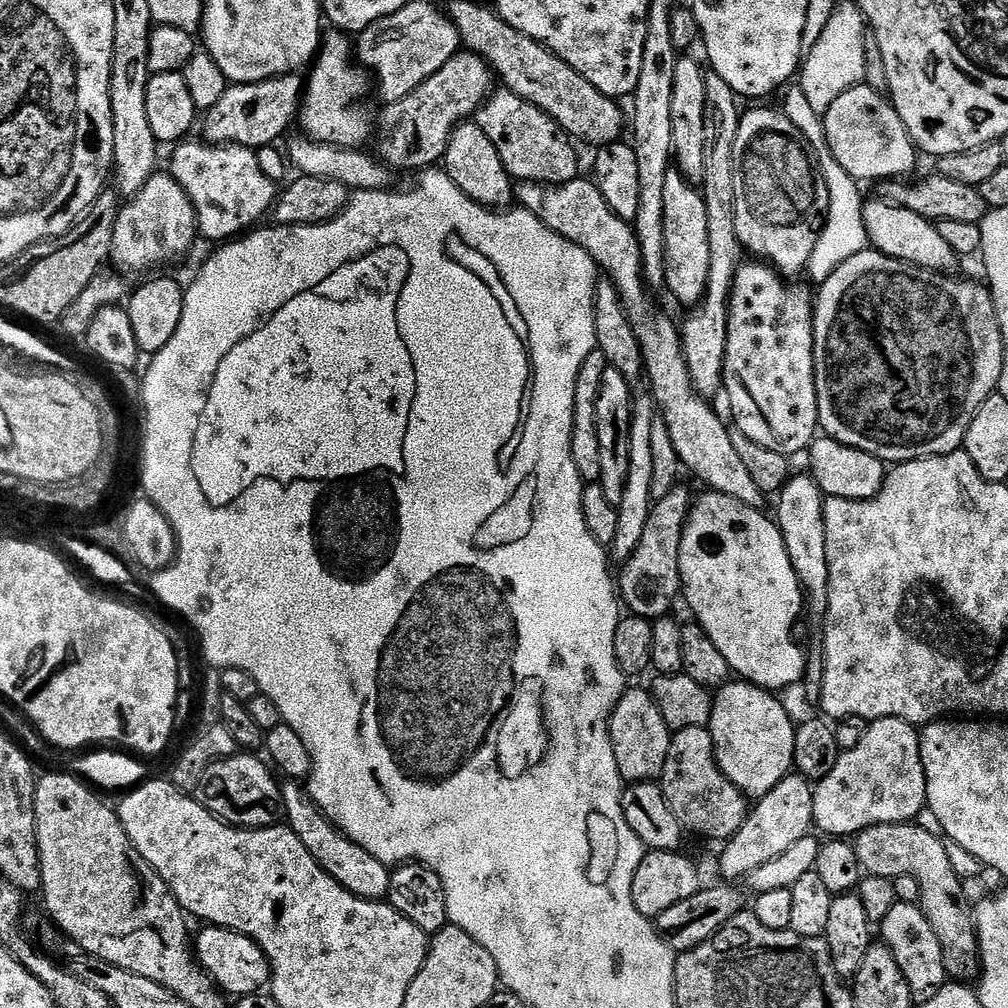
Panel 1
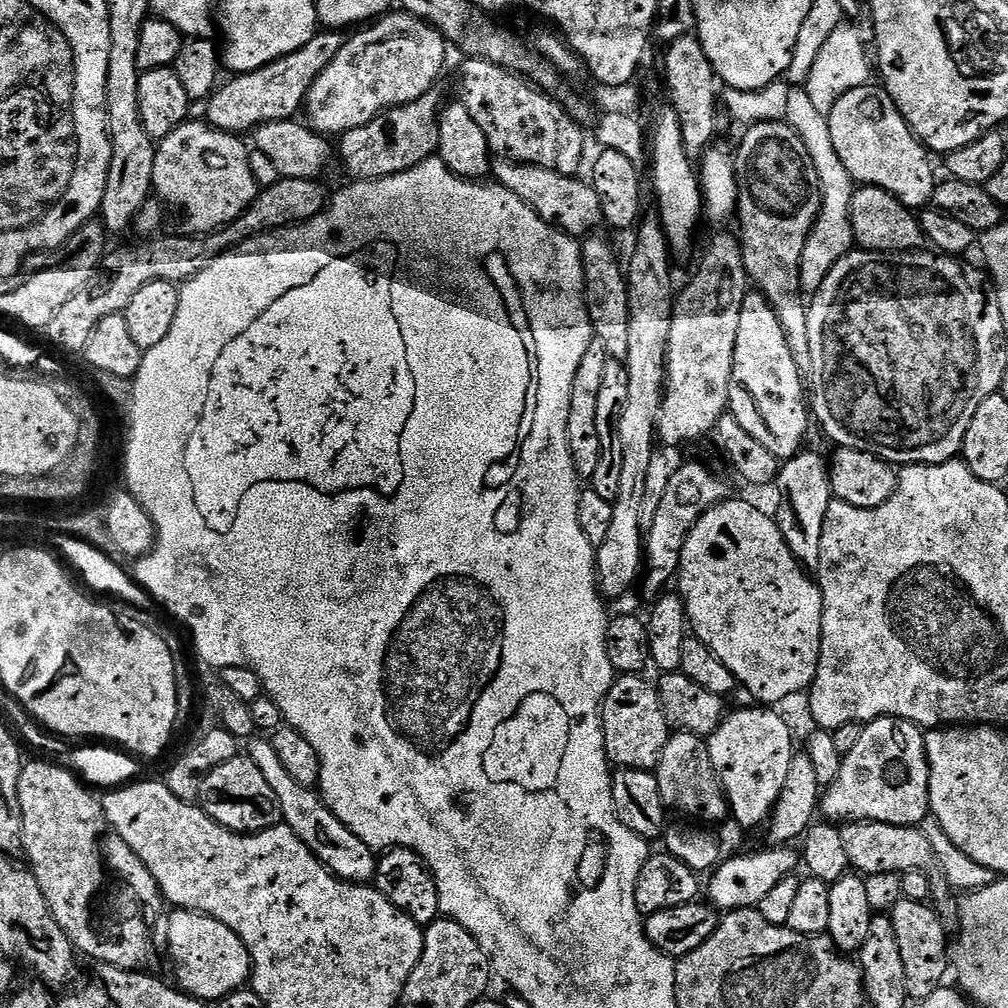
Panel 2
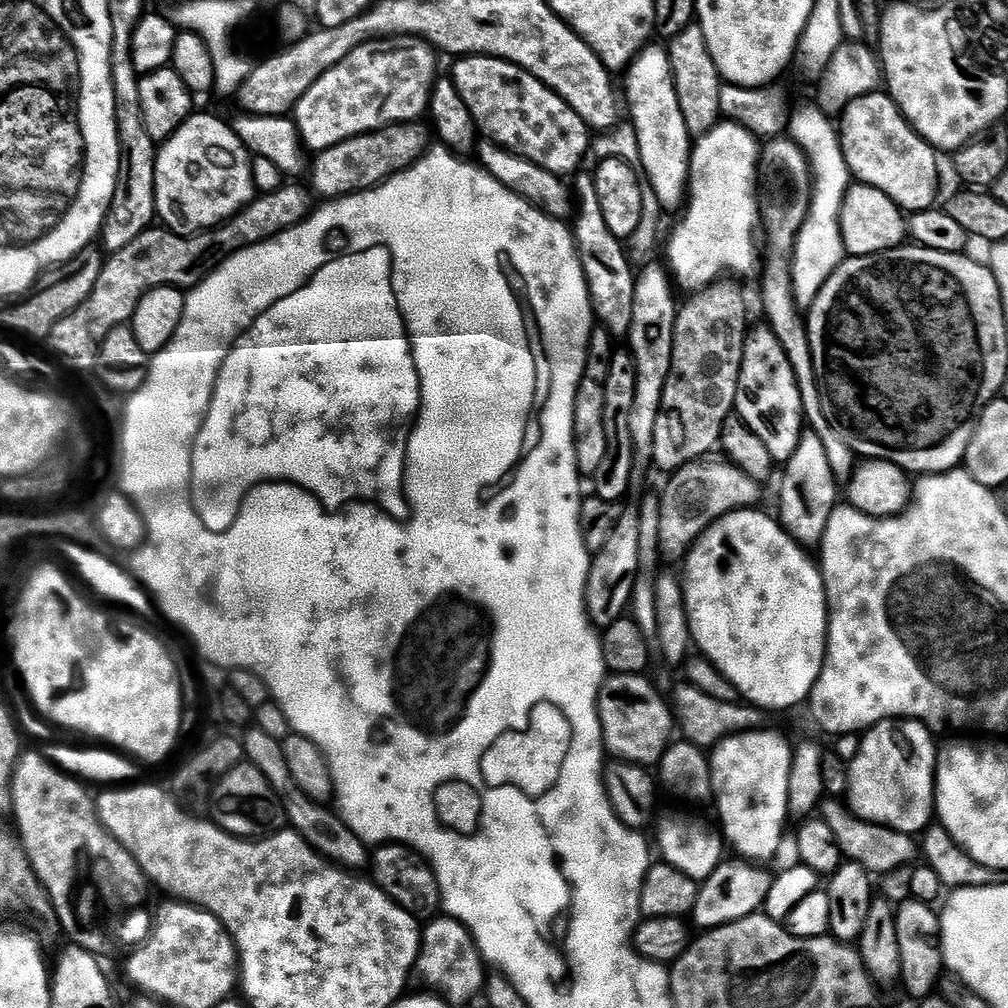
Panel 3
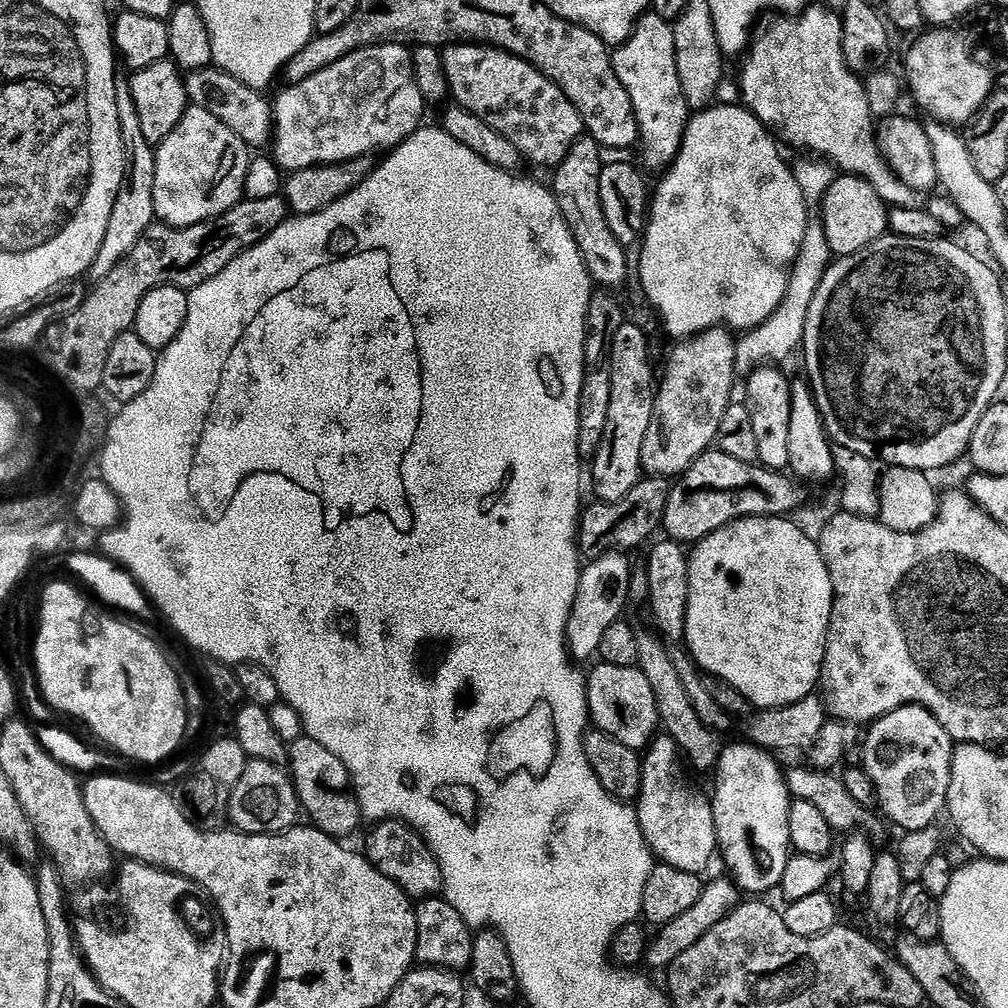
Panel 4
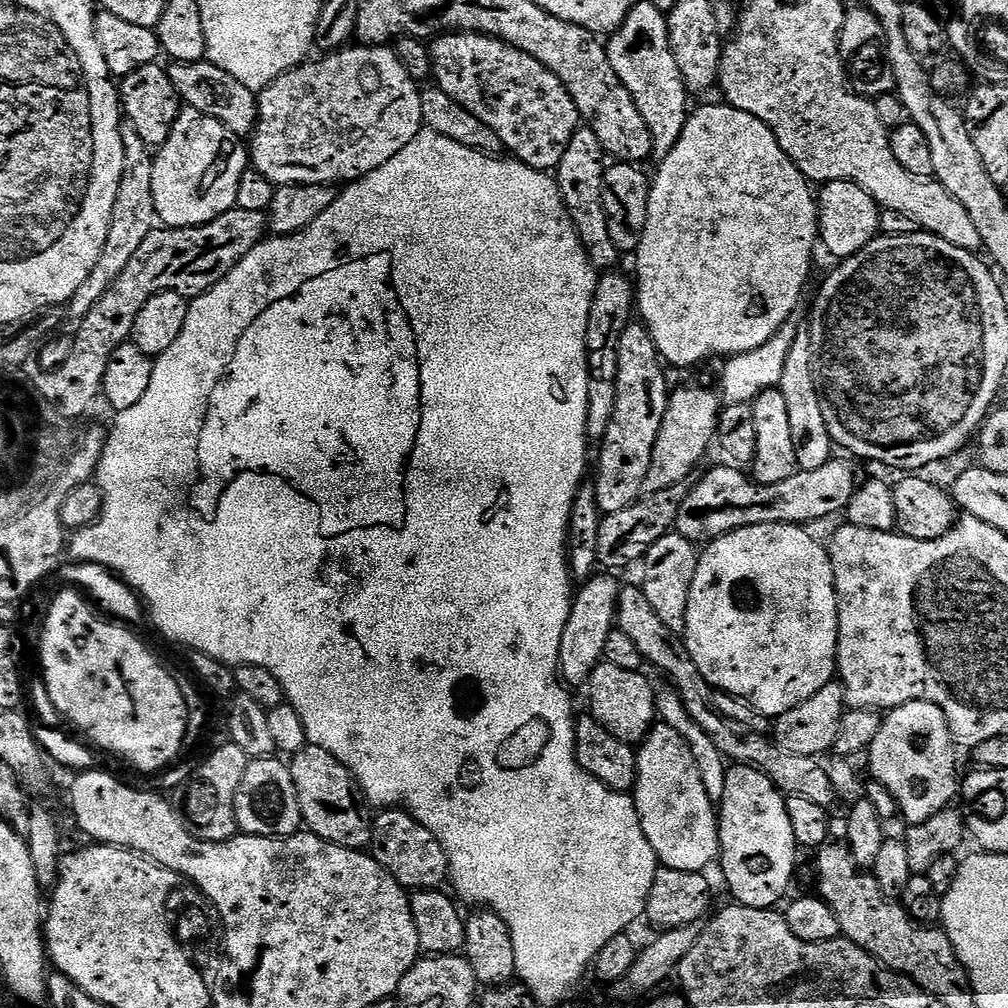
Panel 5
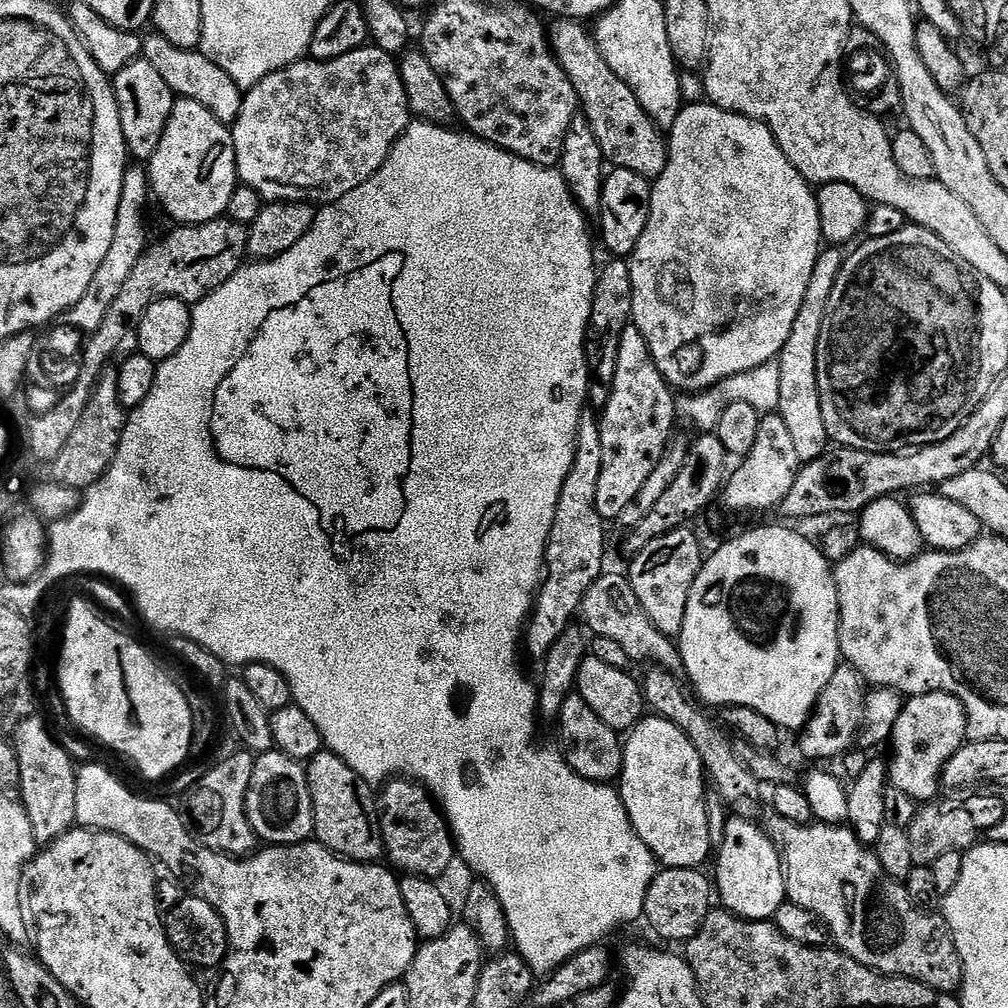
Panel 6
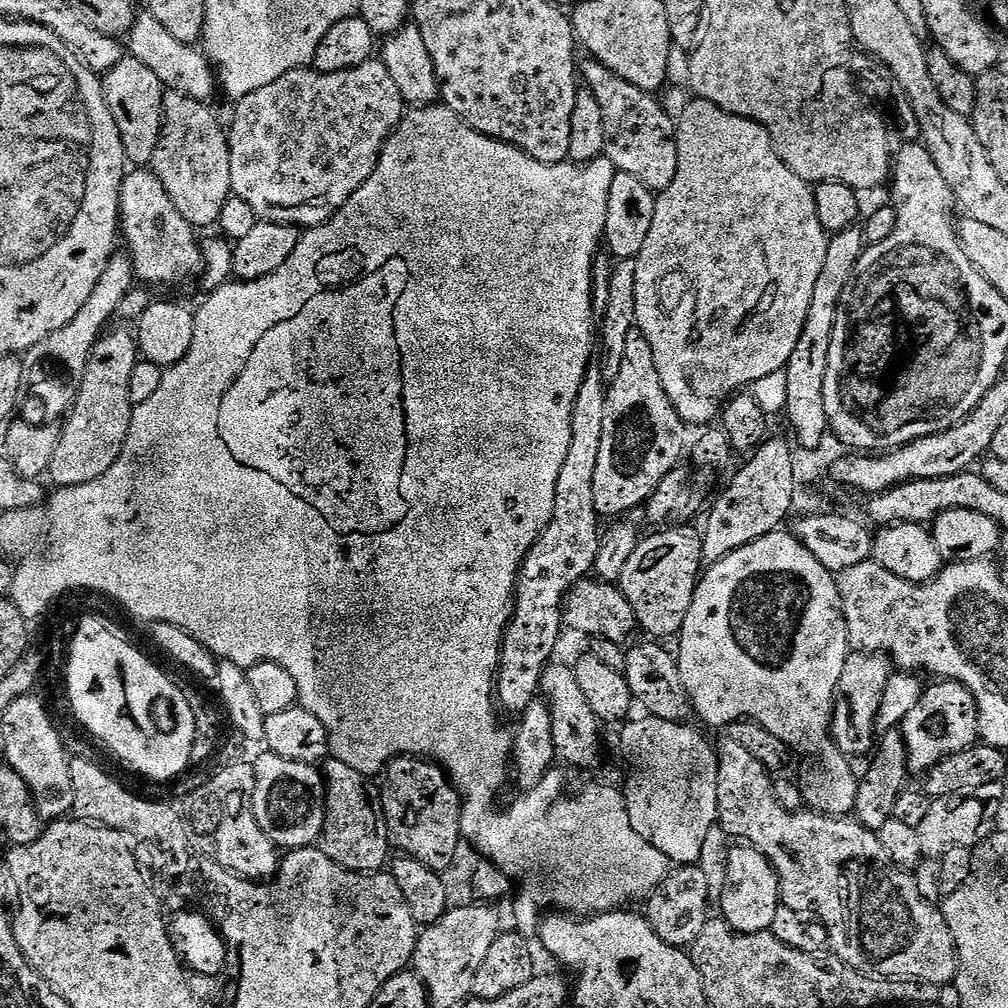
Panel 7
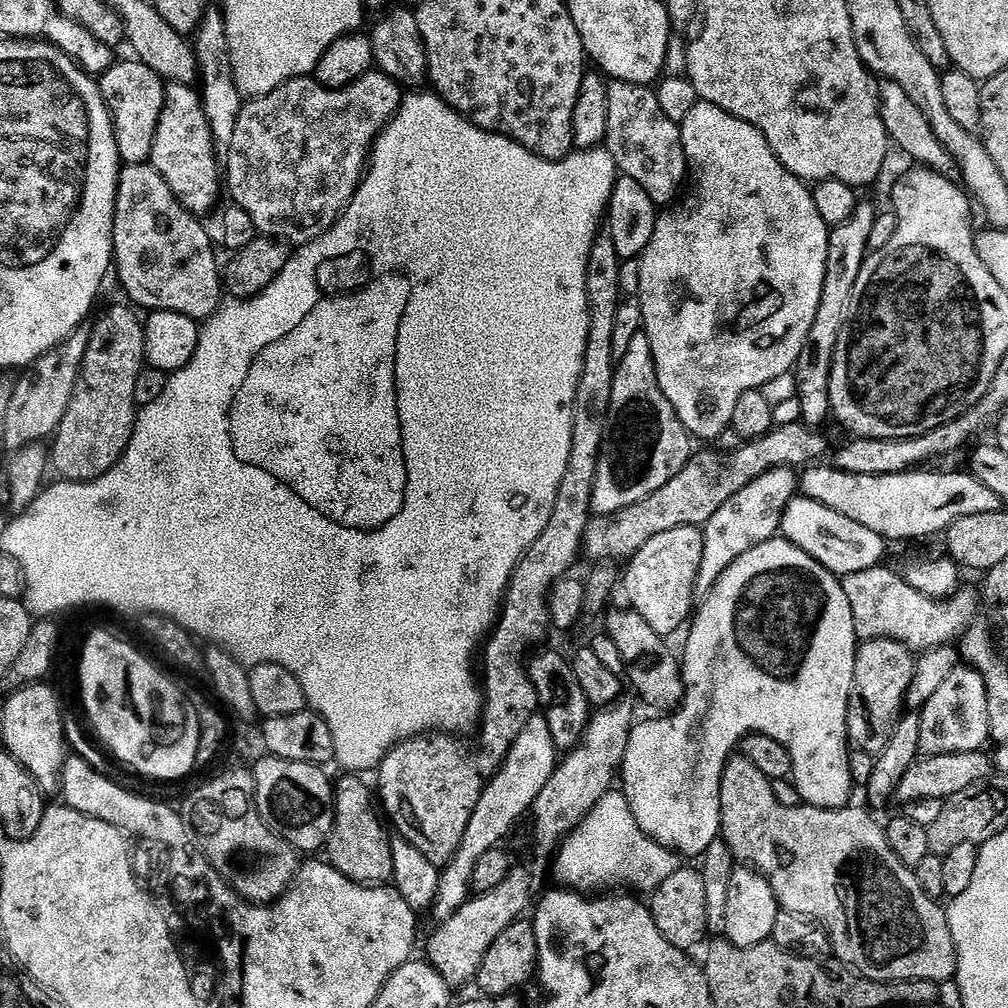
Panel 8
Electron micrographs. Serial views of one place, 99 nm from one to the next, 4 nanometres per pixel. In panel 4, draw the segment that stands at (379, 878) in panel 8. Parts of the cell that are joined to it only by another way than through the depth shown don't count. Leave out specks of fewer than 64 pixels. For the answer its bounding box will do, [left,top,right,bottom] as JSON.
[286,734,362,838]

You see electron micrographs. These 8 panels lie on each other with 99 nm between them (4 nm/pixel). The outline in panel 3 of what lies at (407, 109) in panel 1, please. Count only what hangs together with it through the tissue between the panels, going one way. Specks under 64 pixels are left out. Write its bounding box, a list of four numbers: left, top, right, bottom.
[310,122,430,201]

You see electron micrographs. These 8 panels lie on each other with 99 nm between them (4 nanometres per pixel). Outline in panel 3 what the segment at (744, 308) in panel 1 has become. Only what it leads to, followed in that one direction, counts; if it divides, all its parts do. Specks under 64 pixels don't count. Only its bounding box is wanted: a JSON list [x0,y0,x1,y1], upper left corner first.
[734,326,806,462]

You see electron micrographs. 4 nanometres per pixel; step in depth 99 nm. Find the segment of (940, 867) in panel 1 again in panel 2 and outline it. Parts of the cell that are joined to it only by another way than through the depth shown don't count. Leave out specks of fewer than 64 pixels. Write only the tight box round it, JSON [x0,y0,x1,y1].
[840,820,956,914]

